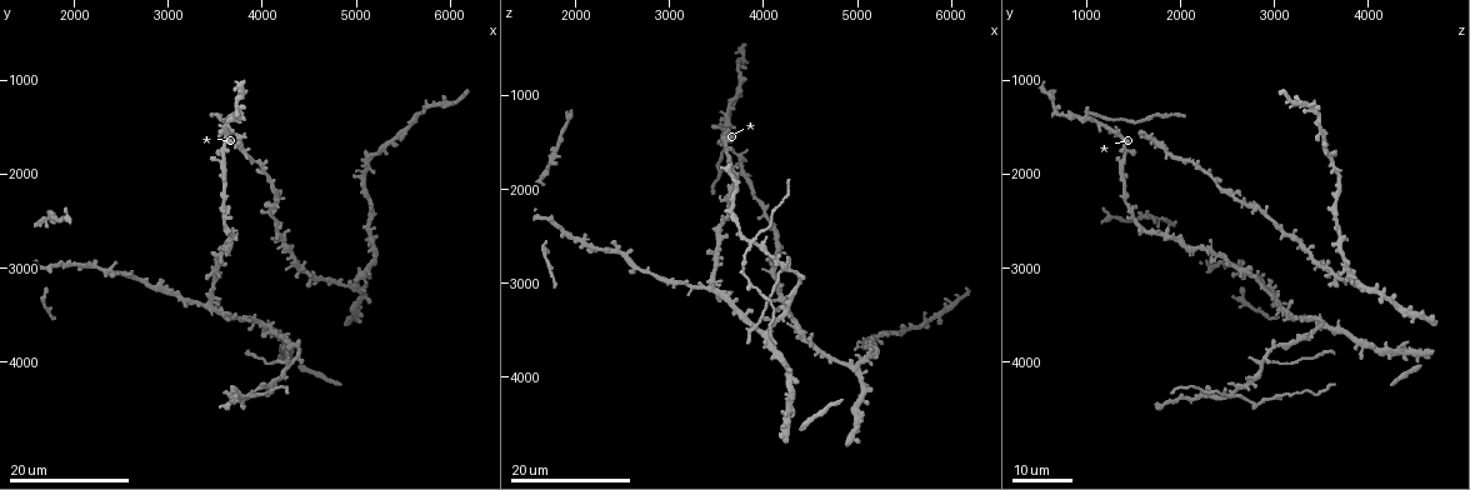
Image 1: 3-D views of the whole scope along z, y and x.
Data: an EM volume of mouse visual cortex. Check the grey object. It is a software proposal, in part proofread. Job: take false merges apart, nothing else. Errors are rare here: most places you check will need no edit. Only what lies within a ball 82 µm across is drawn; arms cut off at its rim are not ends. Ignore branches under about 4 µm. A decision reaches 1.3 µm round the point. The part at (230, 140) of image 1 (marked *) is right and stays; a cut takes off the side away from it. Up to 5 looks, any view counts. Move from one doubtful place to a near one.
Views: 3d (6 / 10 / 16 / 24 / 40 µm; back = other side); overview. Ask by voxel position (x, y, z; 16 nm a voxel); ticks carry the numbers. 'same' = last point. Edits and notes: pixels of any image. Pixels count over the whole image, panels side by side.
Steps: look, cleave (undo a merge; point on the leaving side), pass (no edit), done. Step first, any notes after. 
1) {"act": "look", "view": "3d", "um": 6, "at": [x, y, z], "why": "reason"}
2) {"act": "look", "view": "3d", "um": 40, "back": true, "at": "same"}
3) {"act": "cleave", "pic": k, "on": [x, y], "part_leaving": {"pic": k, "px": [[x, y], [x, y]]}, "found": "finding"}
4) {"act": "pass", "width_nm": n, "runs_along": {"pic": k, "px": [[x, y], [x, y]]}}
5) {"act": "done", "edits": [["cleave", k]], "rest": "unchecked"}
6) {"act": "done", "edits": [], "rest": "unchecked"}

{"act": "look", "view": "3d", "um": 24, "at": [3860, 4360, 2580], "why": "four arms meet"}

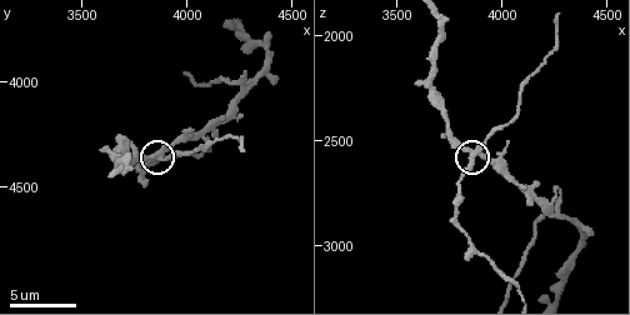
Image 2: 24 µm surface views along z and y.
{"act": "look", "view": "3d", "um": 6, "at": [3850, 4360, 2570]}

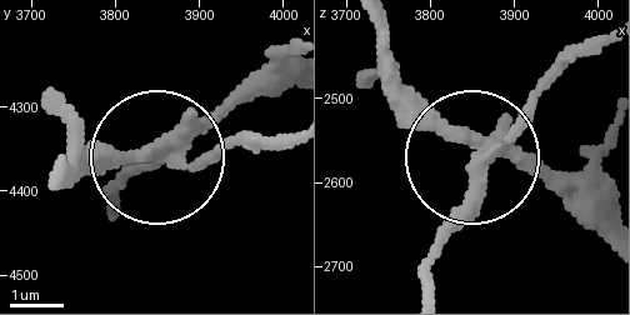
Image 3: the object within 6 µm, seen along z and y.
{"act": "cleave", "pic": 3, "on": [459, 228], "part_leaving": {"pic": 3, "px": [[489, 155], [480, 204], [435, 285]]}, "found": "a second neuron is stuck on"}

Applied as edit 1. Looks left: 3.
{"act": "look", "view": "overview"}

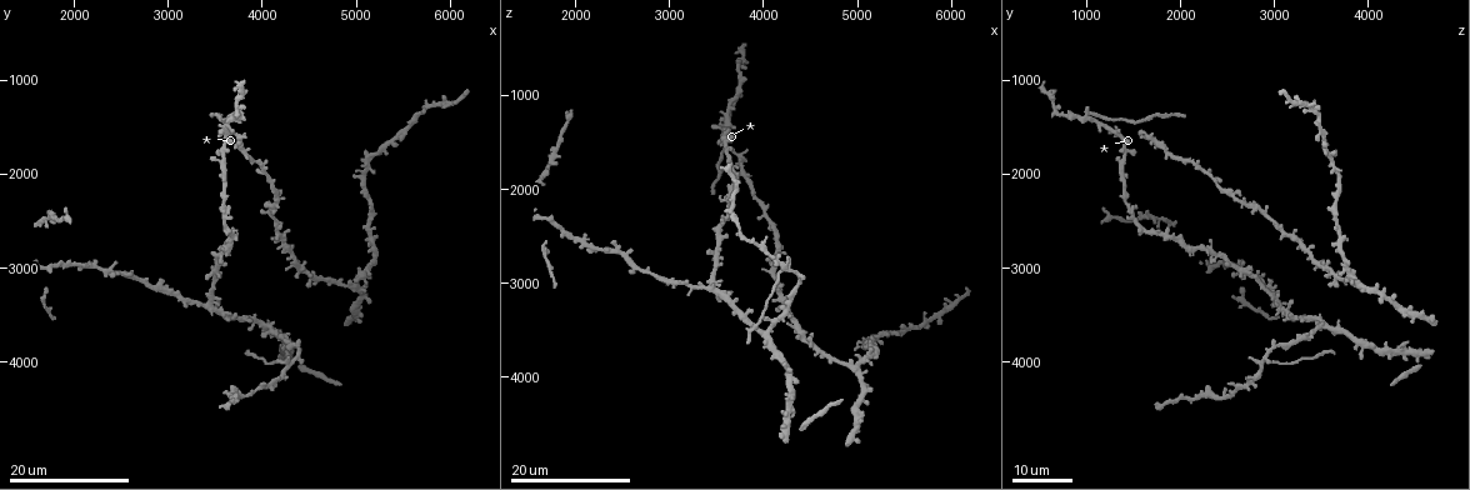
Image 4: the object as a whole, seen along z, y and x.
{"act": "look", "view": "3d", "um": 16, "at": [4280, 4000, 2860], "why": "looks like a crossing"}

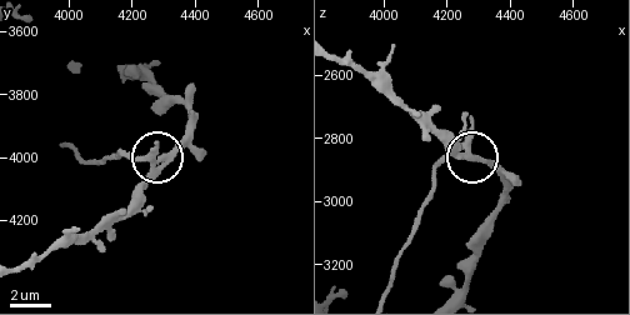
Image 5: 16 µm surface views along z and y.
{"act": "look", "view": "3d", "um": 6, "at": [4260, 4010, 2830]}

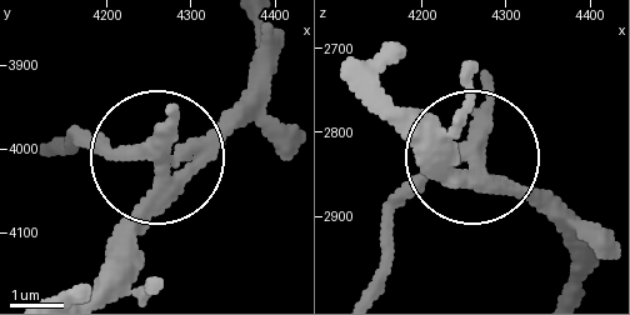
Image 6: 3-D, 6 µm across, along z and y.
{"act": "cleave", "pic": 6, "on": [88, 145], "side_arm_um": 17, "arms": 4, "found": "two neurons meet here"}

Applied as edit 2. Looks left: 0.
{"act": "done", "edits": [["cleave", 3], ["cleave", 6]], "rest": "unchecked"}

